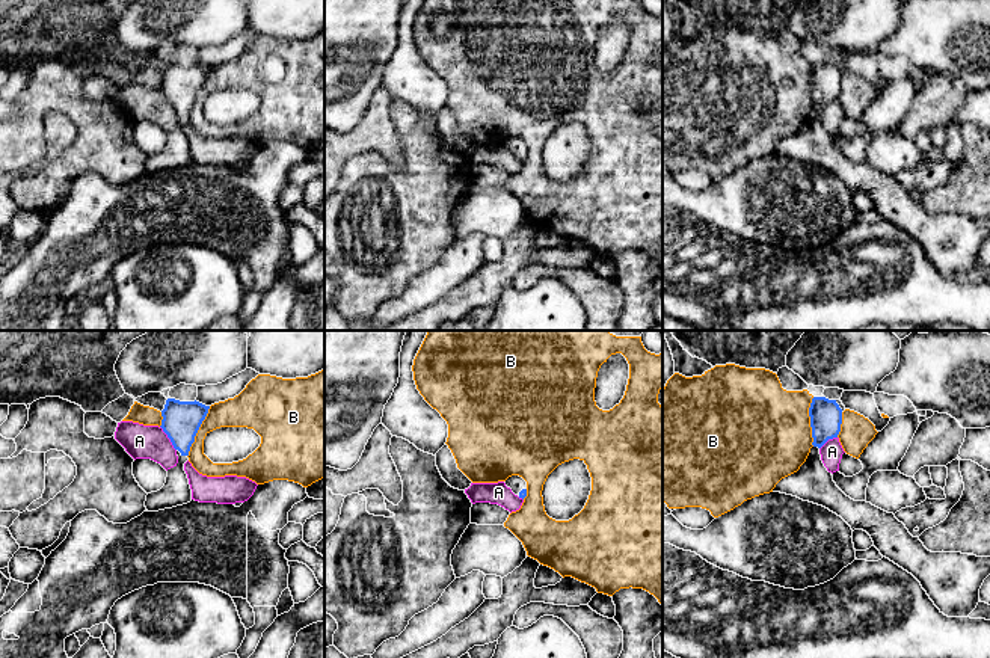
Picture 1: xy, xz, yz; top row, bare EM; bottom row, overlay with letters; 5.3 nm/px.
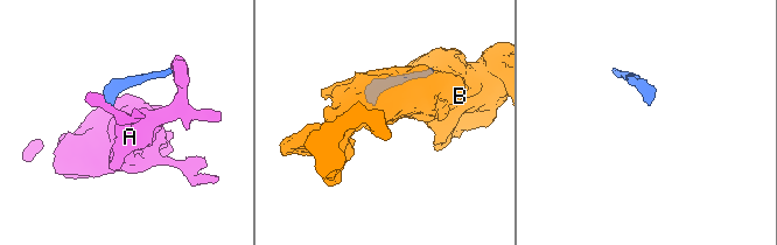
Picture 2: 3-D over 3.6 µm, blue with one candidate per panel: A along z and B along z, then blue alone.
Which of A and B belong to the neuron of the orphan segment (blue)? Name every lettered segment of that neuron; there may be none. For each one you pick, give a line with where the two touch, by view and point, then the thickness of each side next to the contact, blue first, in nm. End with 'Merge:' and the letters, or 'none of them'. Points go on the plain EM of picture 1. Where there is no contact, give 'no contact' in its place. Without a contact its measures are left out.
Merge: none of them

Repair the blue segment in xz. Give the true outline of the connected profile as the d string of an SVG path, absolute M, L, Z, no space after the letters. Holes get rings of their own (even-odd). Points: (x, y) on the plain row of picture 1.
M512 137L509 139L506 143L506 148L512 151L512 154L515 157L518 157L519 160L525 160L527 158L527 143L519 139L519 137Z

